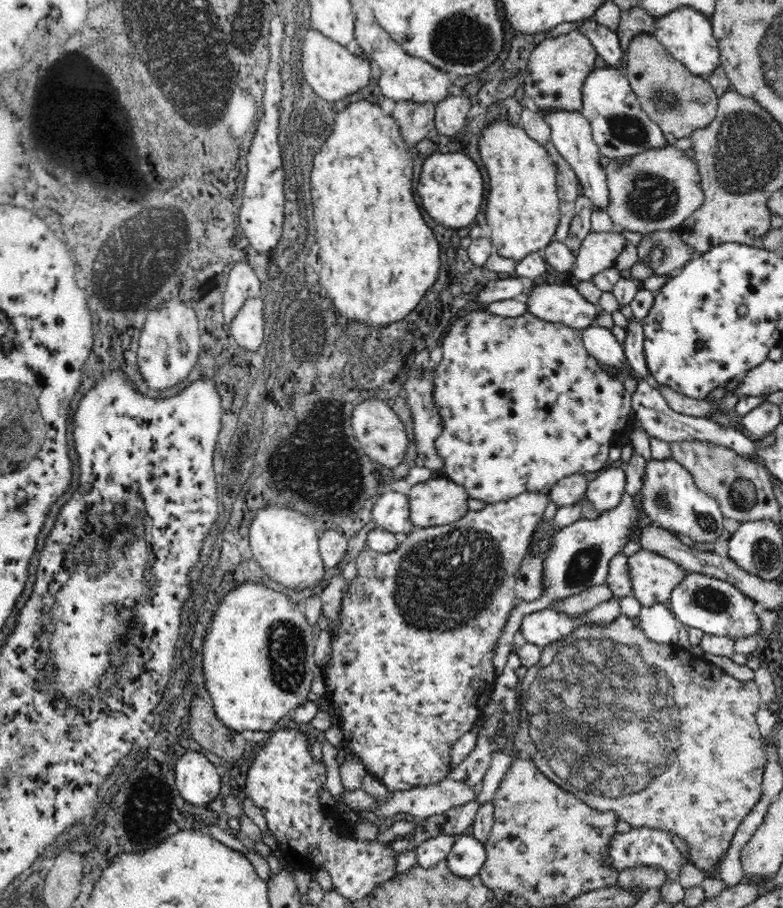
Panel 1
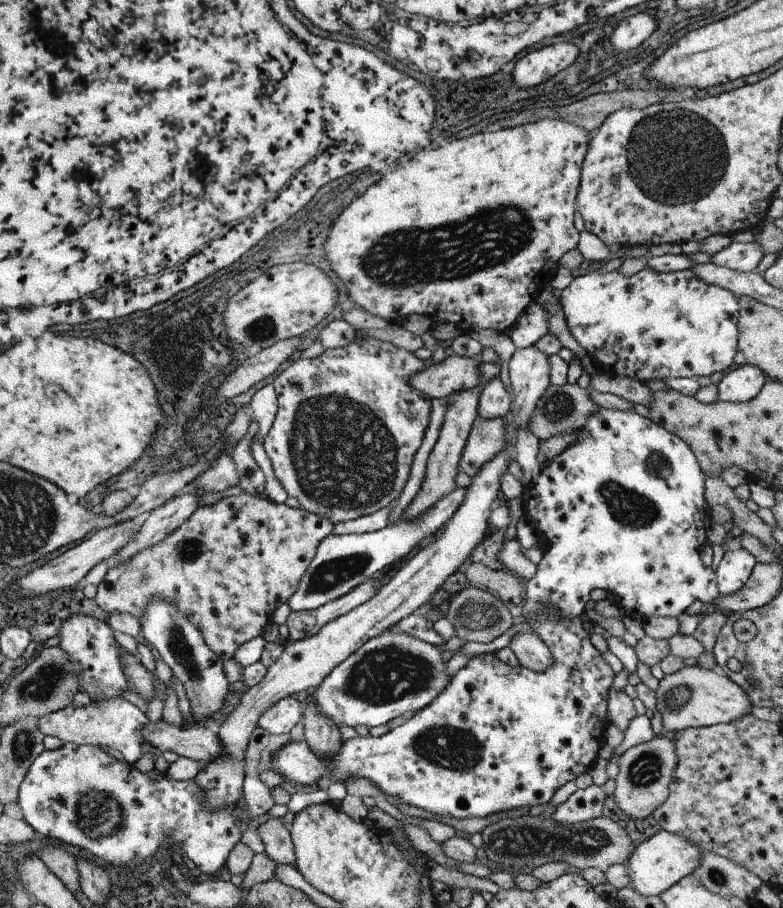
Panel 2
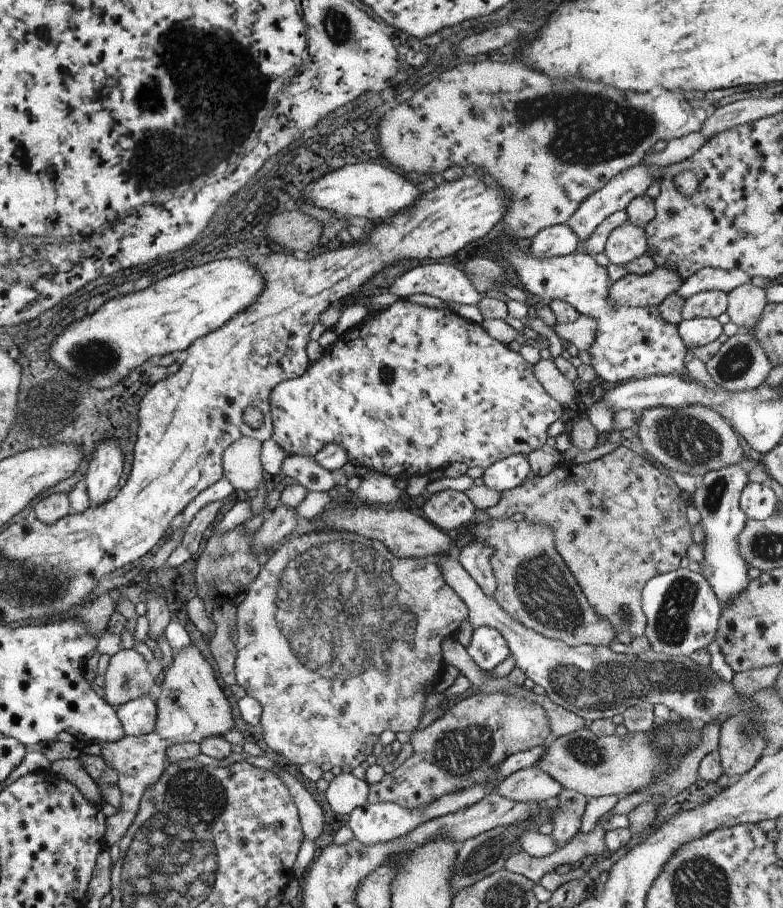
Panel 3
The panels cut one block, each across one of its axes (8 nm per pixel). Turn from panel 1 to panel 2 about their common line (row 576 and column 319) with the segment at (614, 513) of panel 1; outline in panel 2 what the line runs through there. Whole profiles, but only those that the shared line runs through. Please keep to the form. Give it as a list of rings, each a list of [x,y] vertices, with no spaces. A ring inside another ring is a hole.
[[[455,488],[451,494],[447,494],[443,500],[439,500],[433,508],[429,508],[423,516],[419,516],[413,522],[395,522],[387,528],[373,532],[373,534],[351,534],[351,536],[333,536],[329,534],[321,544],[317,546],[315,558],[309,562],[305,574],[301,576],[301,582],[297,586],[297,592],[287,600],[291,612],[309,612],[315,610],[327,602],[333,602],[345,594],[349,594],[353,588],[363,584],[367,578],[371,578],[375,572],[399,564],[401,558],[405,558],[413,546],[421,544],[425,536],[435,534],[443,524],[449,522],[449,518],[457,512],[465,498],[465,488]]]

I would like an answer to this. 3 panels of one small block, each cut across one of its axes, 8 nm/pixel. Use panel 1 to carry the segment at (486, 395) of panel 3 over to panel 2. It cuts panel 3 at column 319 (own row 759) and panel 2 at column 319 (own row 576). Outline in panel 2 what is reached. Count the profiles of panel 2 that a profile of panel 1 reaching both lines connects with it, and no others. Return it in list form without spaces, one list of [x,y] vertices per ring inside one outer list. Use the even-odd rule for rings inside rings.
[[[355,338],[343,348],[323,350],[317,358],[295,360],[275,376],[271,386],[277,394],[277,414],[263,438],[263,448],[277,482],[287,496],[299,502],[301,510],[329,518],[333,524],[343,524],[395,504],[409,478],[409,468],[431,412],[431,400],[409,384],[417,372],[427,368],[423,364],[413,352],[395,348],[389,342]]]

